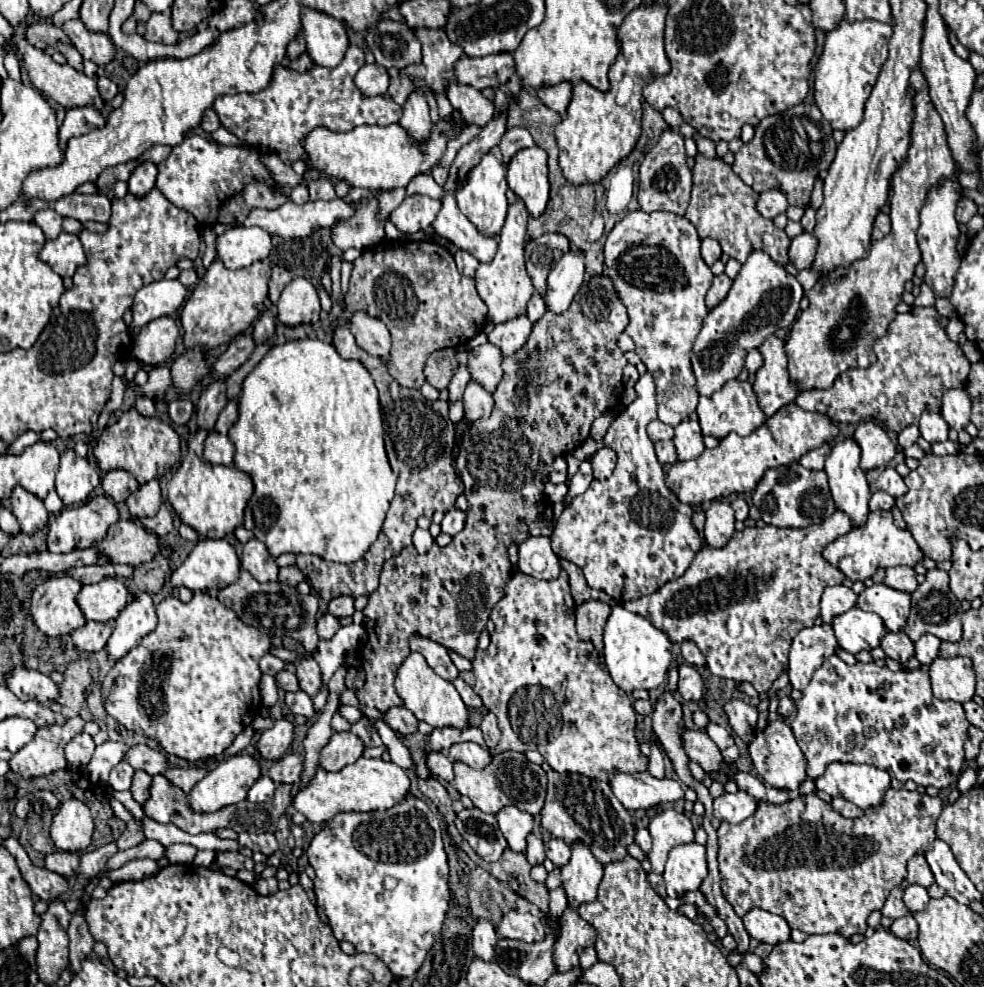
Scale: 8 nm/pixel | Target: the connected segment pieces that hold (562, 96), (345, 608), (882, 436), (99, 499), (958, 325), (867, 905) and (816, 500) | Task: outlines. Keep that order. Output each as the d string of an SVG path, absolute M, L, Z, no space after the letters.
M560 83L560 85L554 85L554 87L542 87L542 89L536 91L536 95L544 101L544 105L548 105L550 109L558 111L564 117L566 107L568 107L570 97L572 97L572 85Z
M336 597L328 603L326 613L334 617L352 617L354 615L354 601L352 597Z
M862 421L852 437L862 449L862 459L860 459L862 471L884 467L896 455L896 445L890 441L886 431L874 421Z
M96 495L80 507L62 509L62 513L54 519L54 523L50 523L48 551L50 553L70 553L74 549L94 547L100 539L106 537L108 527L114 525L116 521L118 521L118 509L116 509L116 503L108 495Z
M952 317L945 328L945 331L955 342L959 341L959 335L964 331L964 323L958 317Z
M886 789L886 795L882 799L882 807L868 807L864 811L862 817L858 819L846 819L846 817L840 817L836 815L836 811L820 801L818 797L814 795L802 795L798 799L790 799L782 805L768 805L768 803L760 803L758 805L758 811L754 811L754 815L750 815L750 819L744 819L742 823L738 825L730 825L730 823L722 823L720 829L718 829L718 863L720 863L720 875L722 875L722 881L720 881L720 887L722 887L722 893L724 893L724 899L734 907L736 915L742 917L746 915L746 911L754 909L754 907L760 907L768 913L776 913L780 917L784 917L788 921L788 925L792 929L800 929L804 933L838 933L846 939L850 939L852 935L858 935L858 933L866 933L866 919L872 911L880 911L884 907L884 901L888 897L888 893L898 887L902 881L904 881L904 873L906 873L906 865L908 861L918 855L918 853L926 853L930 851L936 835L934 835L934 829L936 829L936 819L942 811L942 801L940 797L930 797L930 795L920 795L918 791L906 791L906 789Z
M800 463L768 469L762 481L756 485L752 501L760 509L762 521L774 527L810 527L822 523L836 511L826 473L804 469Z

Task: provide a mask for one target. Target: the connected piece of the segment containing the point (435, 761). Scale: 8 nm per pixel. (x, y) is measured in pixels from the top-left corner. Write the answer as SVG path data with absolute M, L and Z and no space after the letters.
M428 753L428 767L430 767L432 773L436 773L438 777L442 777L448 783L454 779L452 761L442 753Z

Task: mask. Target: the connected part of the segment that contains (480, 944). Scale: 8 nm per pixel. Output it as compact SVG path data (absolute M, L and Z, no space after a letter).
M480 919L472 931L472 949L474 949L474 955L482 961L494 961L494 947L498 943L498 937L496 937L496 931L494 927L486 921L486 919Z

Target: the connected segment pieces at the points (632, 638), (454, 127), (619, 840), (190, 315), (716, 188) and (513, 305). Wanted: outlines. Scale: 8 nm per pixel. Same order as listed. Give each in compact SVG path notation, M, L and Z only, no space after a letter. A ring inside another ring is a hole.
M616 605L604 627L604 659L612 681L624 693L630 695L634 689L650 691L660 687L666 679L672 663L672 641L668 639L666 631L654 627L646 617Z
M454 111L454 119L456 119L456 123L448 123L448 121L440 119L436 125L432 125L432 135L430 135L428 143L420 149L408 141L406 131L398 123L388 125L388 127L362 125L362 127L354 127L354 131L346 131L346 133L330 131L326 127L316 127L314 131L310 131L304 137L302 147L308 157L306 163L310 167L326 173L332 179L346 181L350 187L396 189L396 187L406 187L406 183L410 183L410 179L414 175L430 171L440 161L448 139L456 137L466 127L466 123L458 111Z
M550 771L548 795L540 817L542 817L542 827L552 835L556 835L558 839L566 841L568 845L574 845L576 841L586 843L586 847L590 847L592 855L602 865L624 859L628 855L628 845L634 843L636 831L634 831L632 815L616 799L610 785L602 781L594 781L594 789L592 789L592 781L576 773L560 775L556 771Z
M218 259L212 261L180 313L180 323L184 329L184 347L194 349L196 345L202 345L208 351L226 345L236 335L248 331L258 319L258 315L264 311L264 301L268 297L268 279L270 265L262 261L256 261L250 267L238 271L226 269Z
M698 153L696 165L692 169L692 179L694 179L694 185L692 185L692 195L690 195L690 205L686 209L686 217L696 227L700 239L704 239L704 237L716 239L720 243L722 251L726 255L730 255L732 259L736 259L738 263L744 263L748 259L748 255L756 249L766 251L780 265L790 263L788 261L790 237L782 229L778 229L770 219L764 219L762 215L758 215L758 211L756 211L758 193L752 187L744 185L742 179L732 171L730 165L726 165L720 157L708 159ZM762 231L768 231L776 237L774 247L762 245Z
M516 199L514 205L508 209L506 223L502 227L502 233L498 237L498 251L490 263L484 263L478 267L476 273L476 287L480 299L488 307L488 321L498 325L510 319L516 319L518 315L526 313L526 303L530 301L534 293L534 285L526 273L524 267L524 245L526 245L526 221L528 211L520 199Z

